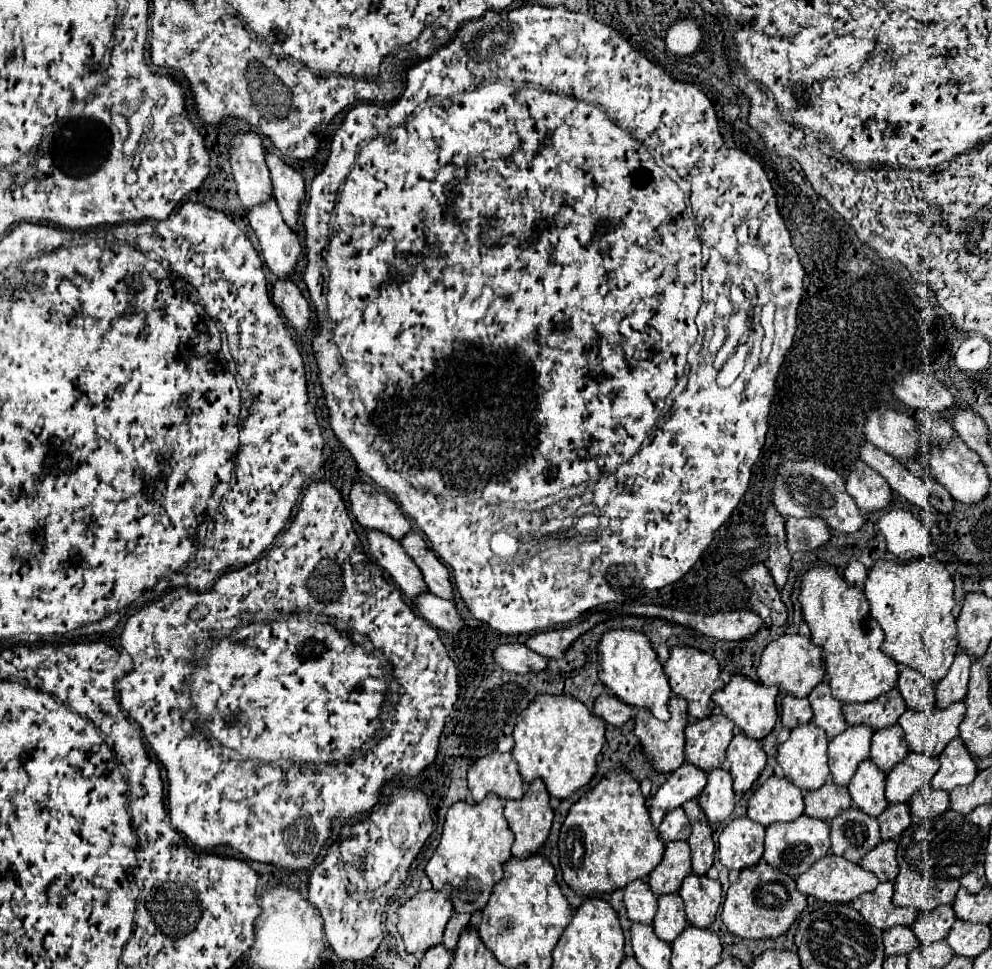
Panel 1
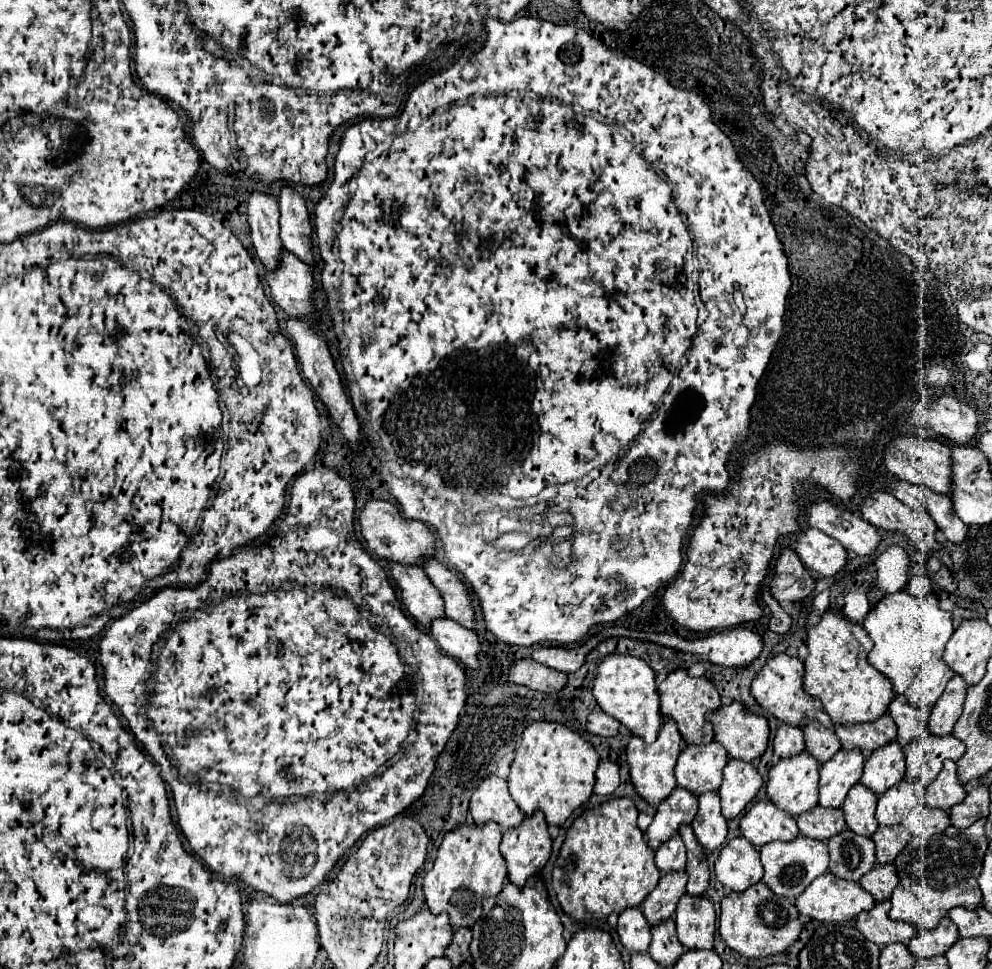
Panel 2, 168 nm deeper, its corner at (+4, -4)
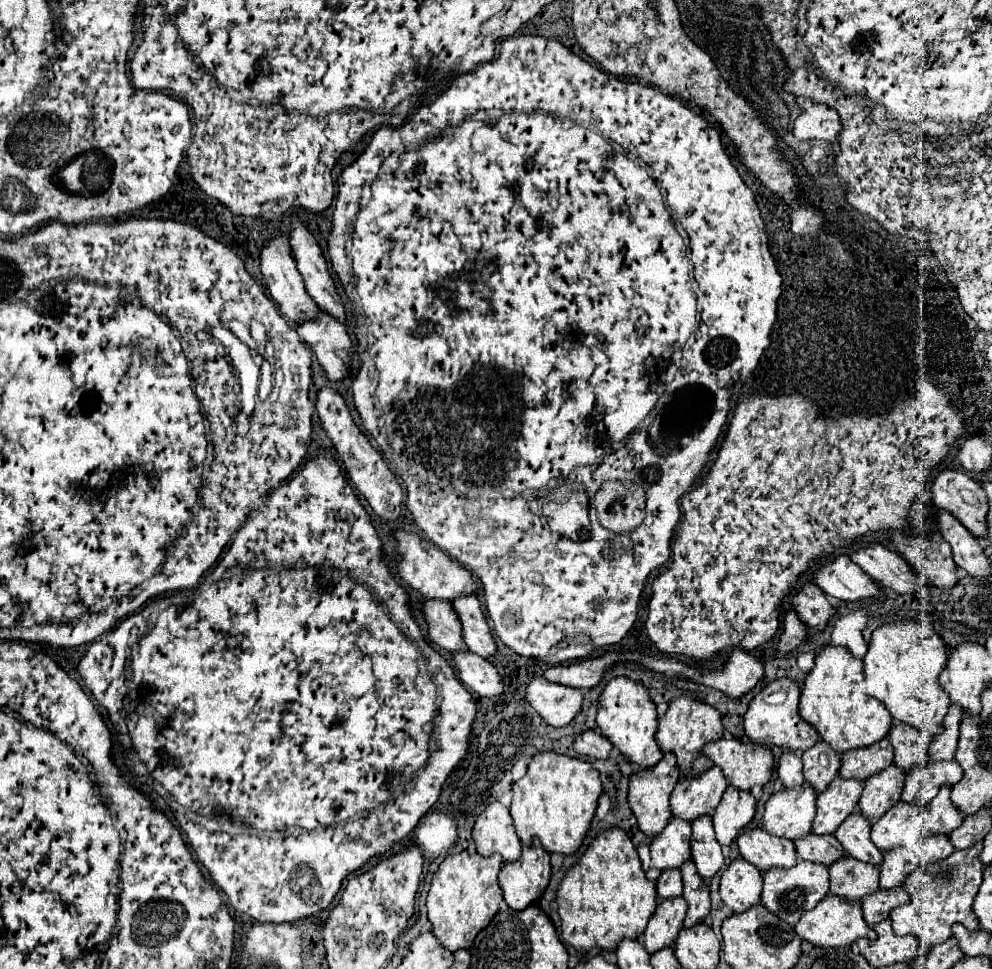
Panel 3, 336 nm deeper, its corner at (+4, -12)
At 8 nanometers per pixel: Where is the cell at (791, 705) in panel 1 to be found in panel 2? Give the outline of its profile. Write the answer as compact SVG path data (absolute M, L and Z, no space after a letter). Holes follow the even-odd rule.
M780 723L778 733L774 737L774 753L780 759L784 759L784 757L794 757L796 753L802 753L802 751L804 751L802 729Z

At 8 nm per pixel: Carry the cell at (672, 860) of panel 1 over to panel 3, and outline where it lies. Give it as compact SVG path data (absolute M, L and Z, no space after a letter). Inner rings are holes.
M684 897L658 899L656 911L648 921L646 931L640 937L648 953L654 953L656 949L674 945L676 935L686 917L686 909L688 909L688 903Z

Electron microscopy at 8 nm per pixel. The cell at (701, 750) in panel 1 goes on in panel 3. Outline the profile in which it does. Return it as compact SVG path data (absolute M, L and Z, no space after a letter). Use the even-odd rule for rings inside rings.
M718 765L698 777L684 777L672 791L670 809L674 817L694 821L700 815L712 815L720 803L728 781Z

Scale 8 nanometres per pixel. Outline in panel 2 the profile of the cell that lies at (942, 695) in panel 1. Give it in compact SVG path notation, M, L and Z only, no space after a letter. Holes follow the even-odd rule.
M956 675L950 679L942 697L932 707L930 721L928 721L932 735L938 735L938 737L952 735L952 727L962 713L964 697L966 697L966 683L962 681L962 677Z

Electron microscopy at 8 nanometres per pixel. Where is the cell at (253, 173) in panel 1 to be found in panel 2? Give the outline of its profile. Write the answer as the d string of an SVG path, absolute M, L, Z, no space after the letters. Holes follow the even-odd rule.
M252 193L248 199L248 223L252 229L252 243L258 259L268 271L274 271L280 265L282 241L278 225L278 201L268 193Z

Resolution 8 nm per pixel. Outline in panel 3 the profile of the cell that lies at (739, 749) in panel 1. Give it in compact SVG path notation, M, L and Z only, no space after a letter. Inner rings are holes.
M728 785L720 805L714 811L714 831L720 845L730 845L736 835L752 821L756 813L756 799L750 791Z

